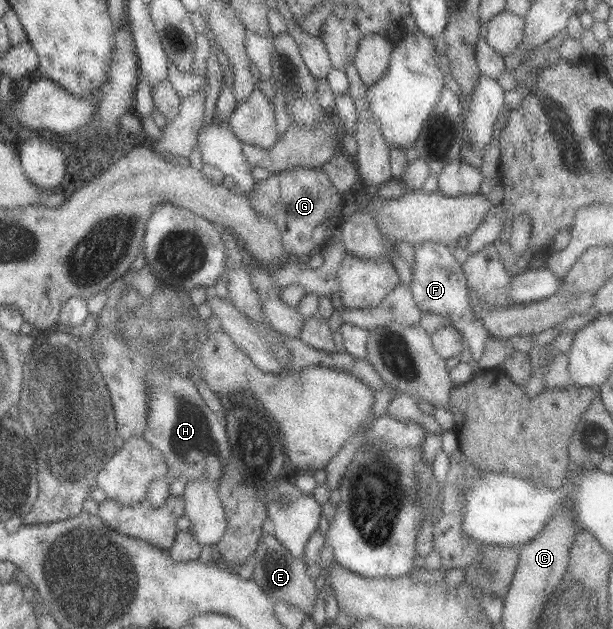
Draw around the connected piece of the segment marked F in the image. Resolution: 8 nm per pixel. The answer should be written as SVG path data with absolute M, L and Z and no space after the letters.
M436 242L421 243L413 246L414 264L411 269L411 282L409 291L422 314L434 313L450 321L450 326L460 333L464 346L468 349L472 363L480 359L480 354L484 349L484 343L488 339L488 332L476 319L466 296L467 283L461 270L461 265L451 254L451 248Z

